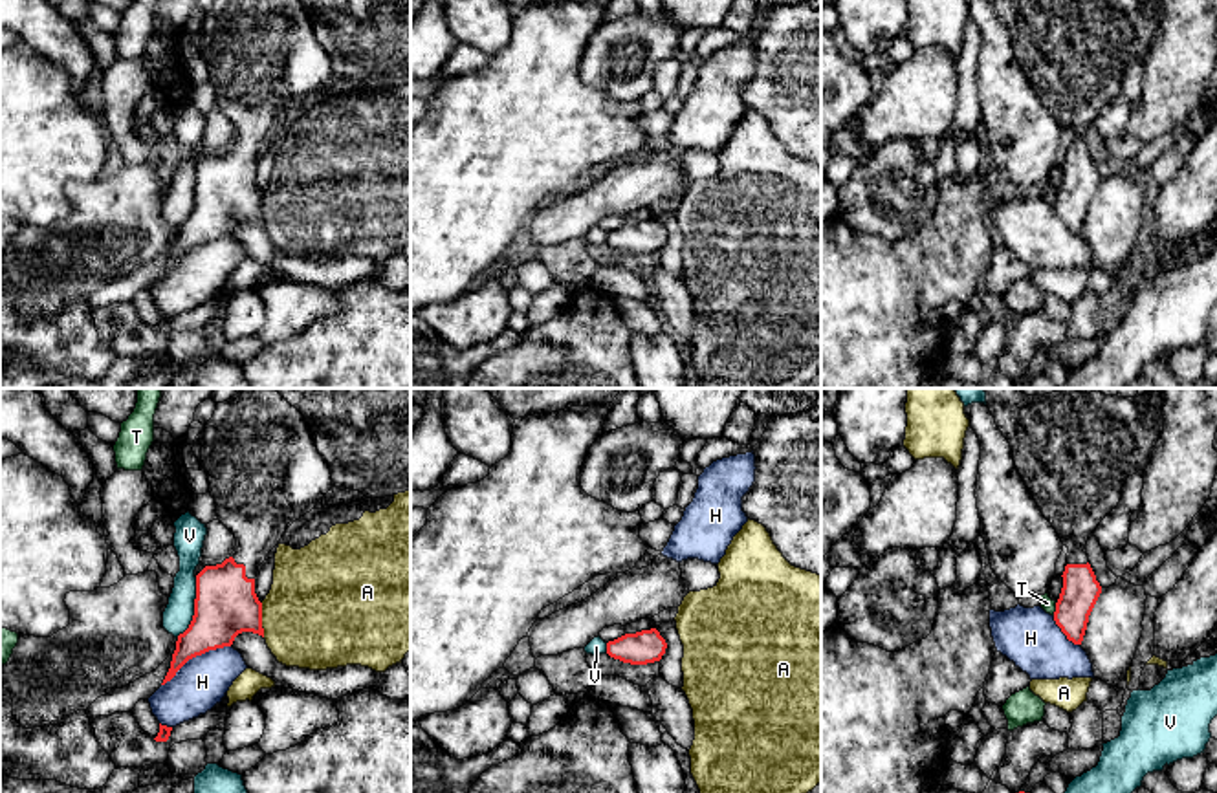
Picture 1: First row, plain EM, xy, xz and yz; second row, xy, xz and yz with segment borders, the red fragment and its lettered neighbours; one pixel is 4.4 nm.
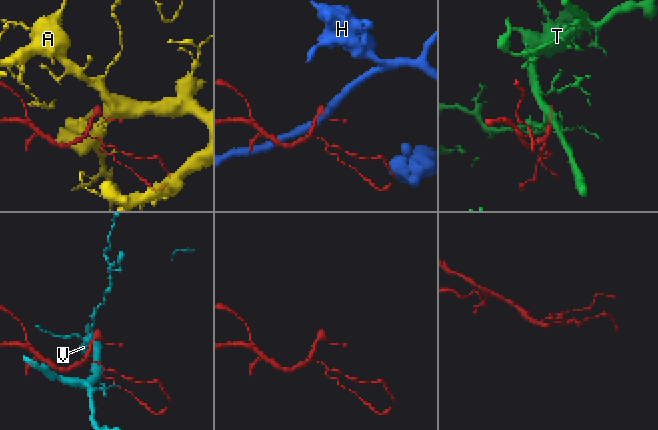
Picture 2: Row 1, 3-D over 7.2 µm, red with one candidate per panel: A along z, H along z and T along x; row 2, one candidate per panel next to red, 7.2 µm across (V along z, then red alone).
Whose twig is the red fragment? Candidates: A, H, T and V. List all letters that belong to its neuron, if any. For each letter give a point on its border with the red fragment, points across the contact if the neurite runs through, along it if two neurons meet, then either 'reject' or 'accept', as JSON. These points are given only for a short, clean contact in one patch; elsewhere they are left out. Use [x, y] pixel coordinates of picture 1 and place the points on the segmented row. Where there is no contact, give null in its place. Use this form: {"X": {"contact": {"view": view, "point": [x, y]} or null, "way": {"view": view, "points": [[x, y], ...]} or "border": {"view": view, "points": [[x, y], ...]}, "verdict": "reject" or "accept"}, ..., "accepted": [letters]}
{"A": {"contact": {"view": "xy", "point": [261, 619]}, "verdict": "reject"}, "H": {"contact": {"view": "xy", "point": [195, 656]}, "verdict": "reject"}, "T": {"contact": {"view": "yz", "point": [1056, 608]}, "verdict": "reject"}, "V": {"contact": {"view": "xy", "point": [195, 608]}, "verdict": "reject"}, "accepted": []}

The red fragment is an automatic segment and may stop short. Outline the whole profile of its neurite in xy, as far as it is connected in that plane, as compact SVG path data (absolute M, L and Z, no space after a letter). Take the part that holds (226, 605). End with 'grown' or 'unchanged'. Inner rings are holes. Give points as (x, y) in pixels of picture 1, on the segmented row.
M242 388L216 403L213 418L196 436L202 445L202 467L209 474L209 493L218 520L235 535L229 559L205 566L196 575L194 615L178 635L170 668L161 685L192 657L231 646L242 632L264 637L262 603L255 593L255 577L268 553L279 544L290 522L299 520L332 489L328 463L319 454L304 416L275 388Z | grown

